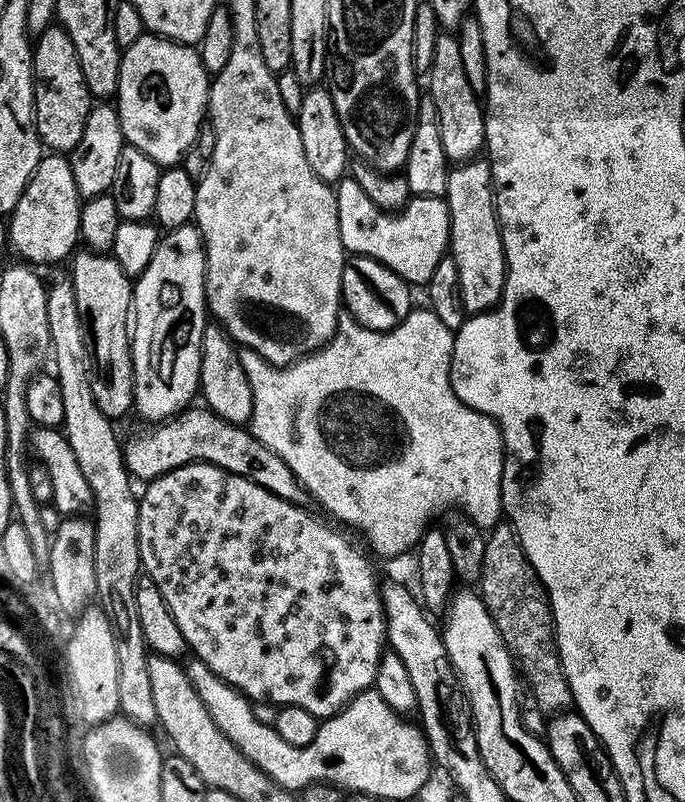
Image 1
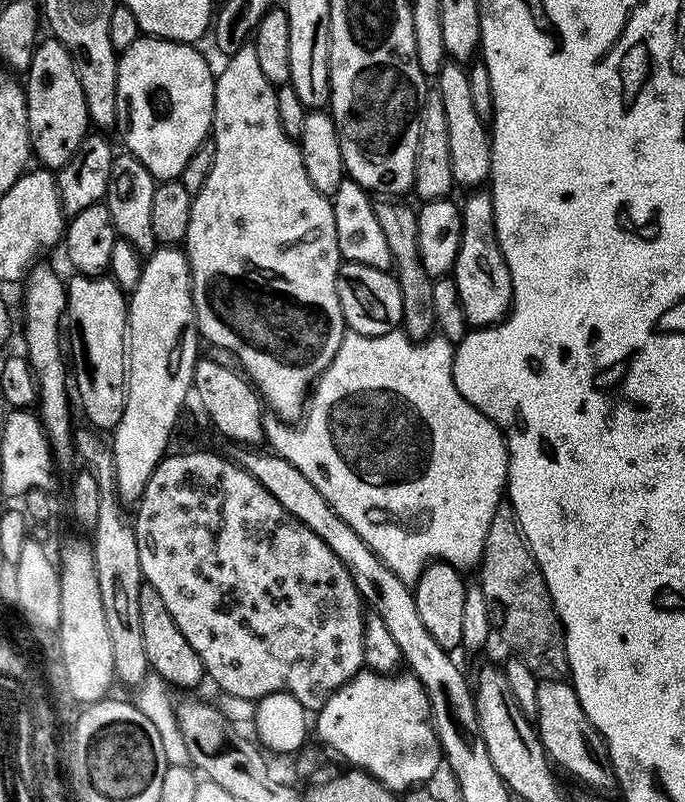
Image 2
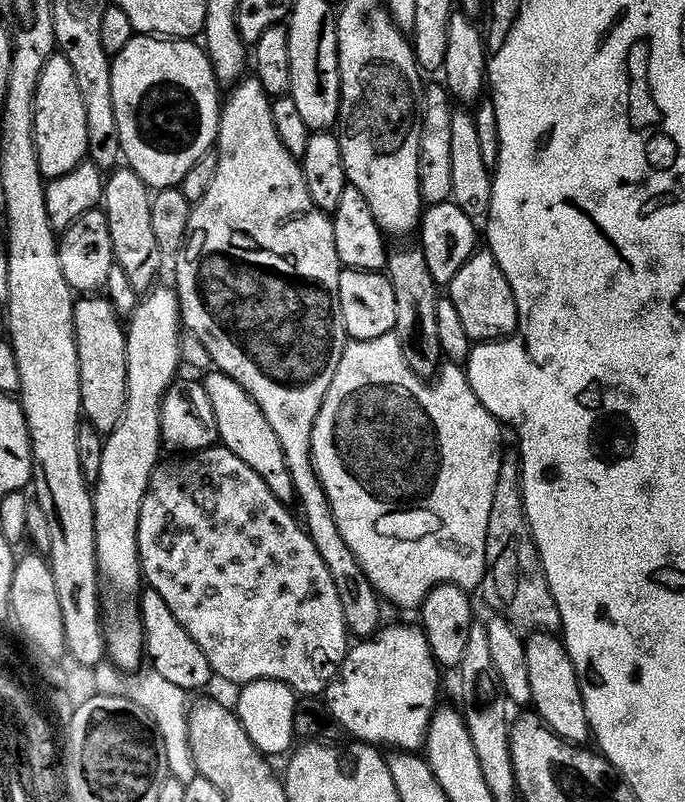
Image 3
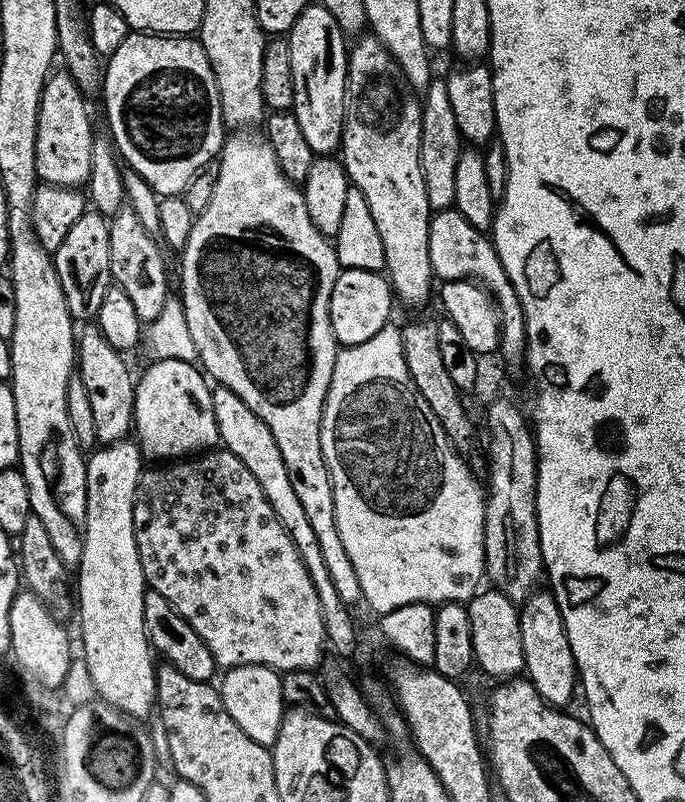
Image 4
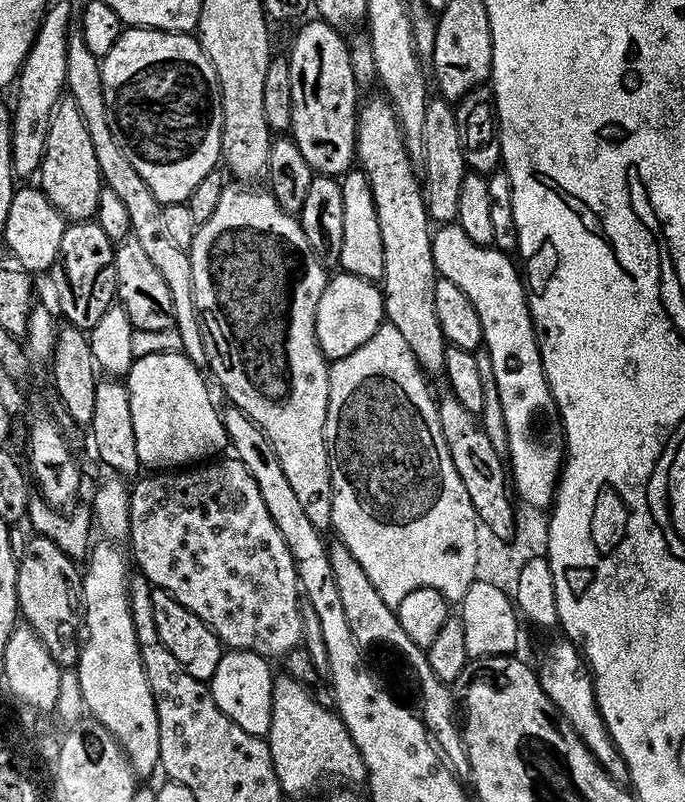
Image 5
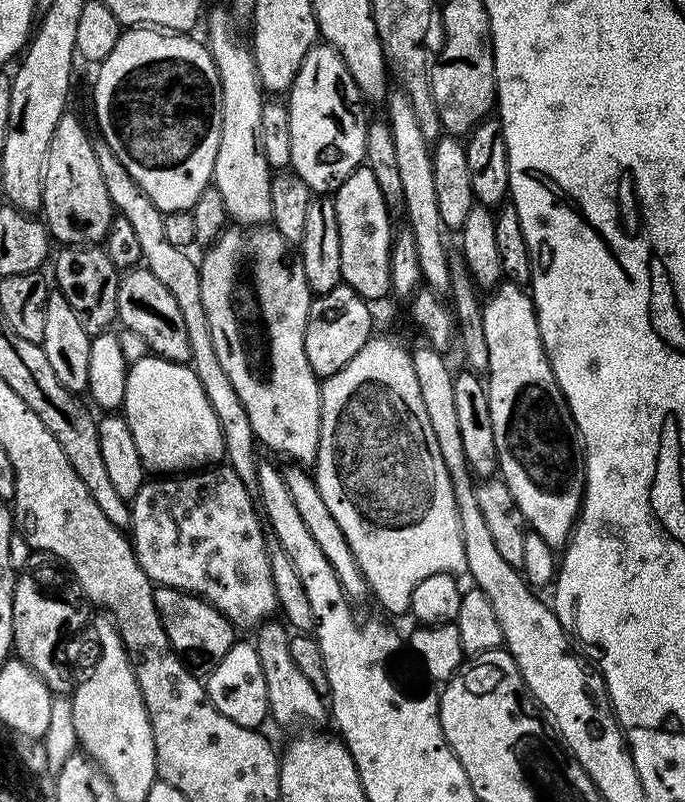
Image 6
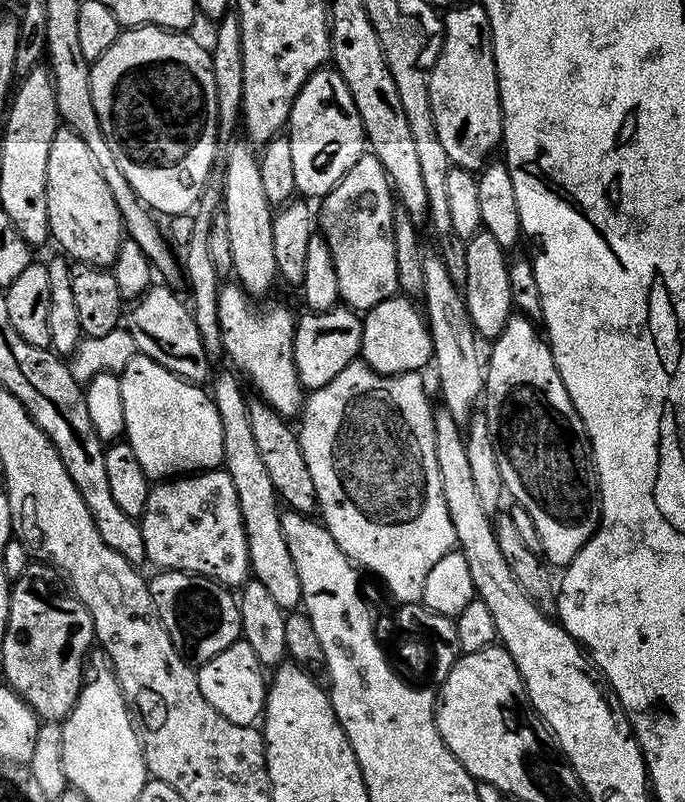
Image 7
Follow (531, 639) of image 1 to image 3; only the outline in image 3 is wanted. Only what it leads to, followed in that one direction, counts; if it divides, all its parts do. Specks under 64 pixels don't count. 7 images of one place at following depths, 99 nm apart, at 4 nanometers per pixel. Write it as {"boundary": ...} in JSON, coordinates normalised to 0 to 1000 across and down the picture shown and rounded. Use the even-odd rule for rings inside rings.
{"boundary":[[[752,562],[736,564],[727,601],[721,601],[721,626],[715,626],[715,646],[709,651],[709,681],[707,682],[707,718],[701,722],[699,742],[707,742],[707,748],[720,759],[723,767],[734,768],[753,784],[787,786],[810,789],[818,781],[815,756],[809,751],[809,741],[803,741],[803,731],[797,726],[794,707],[782,685],[782,673],[768,646],[765,622],[759,610],[759,571]]]}

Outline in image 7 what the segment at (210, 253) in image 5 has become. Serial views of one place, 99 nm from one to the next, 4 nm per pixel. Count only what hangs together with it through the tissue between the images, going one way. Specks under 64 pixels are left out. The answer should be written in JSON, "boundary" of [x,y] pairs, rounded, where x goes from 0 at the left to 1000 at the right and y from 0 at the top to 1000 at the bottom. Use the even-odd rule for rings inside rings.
{"boundary":[[[333,353],[323,358],[317,377],[321,421],[331,448],[345,453],[342,459],[346,465],[362,468],[364,476],[380,488],[375,489],[378,498],[406,517],[426,521],[431,514],[434,517],[439,512],[447,498],[429,456],[426,423],[432,415],[432,399],[415,384],[391,384],[378,389],[368,384],[369,375],[349,354]]]}

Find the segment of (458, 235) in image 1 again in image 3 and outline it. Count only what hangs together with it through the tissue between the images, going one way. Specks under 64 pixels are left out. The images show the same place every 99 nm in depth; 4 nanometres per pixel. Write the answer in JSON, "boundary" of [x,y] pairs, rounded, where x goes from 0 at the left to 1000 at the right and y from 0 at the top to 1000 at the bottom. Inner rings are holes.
{"boundary":[[[696,308],[695,313],[686,317],[669,342],[654,349],[651,363],[651,372],[663,377],[674,408],[692,426],[733,424],[753,413],[756,382],[750,377],[747,358],[745,352],[739,352],[739,342],[733,342],[721,317],[712,313],[711,308]]]}

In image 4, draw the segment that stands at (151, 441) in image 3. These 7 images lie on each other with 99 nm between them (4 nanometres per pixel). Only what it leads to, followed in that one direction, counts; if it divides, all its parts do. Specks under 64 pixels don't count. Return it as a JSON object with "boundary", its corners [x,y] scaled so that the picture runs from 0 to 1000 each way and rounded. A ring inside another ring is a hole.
{"boundary":[[[191,547],[175,549],[171,554],[153,554],[142,557],[139,562],[127,570],[126,577],[126,646],[123,647],[123,685],[120,686],[120,696],[114,704],[114,714],[117,713],[117,728],[114,723],[114,768],[117,763],[117,798],[123,802],[123,812],[120,819],[126,829],[130,830],[131,843],[136,847],[139,867],[150,873],[153,878],[165,878],[169,883],[177,883],[185,893],[197,893],[200,895],[212,895],[210,893],[223,892],[228,877],[228,834],[229,829],[222,828],[225,814],[222,804],[216,802],[216,792],[210,784],[210,772],[207,771],[207,751],[213,729],[210,717],[207,716],[207,701],[201,696],[201,676],[196,671],[196,621],[201,611],[201,601],[207,590],[212,587],[213,579],[207,572],[207,565],[203,554]]]}

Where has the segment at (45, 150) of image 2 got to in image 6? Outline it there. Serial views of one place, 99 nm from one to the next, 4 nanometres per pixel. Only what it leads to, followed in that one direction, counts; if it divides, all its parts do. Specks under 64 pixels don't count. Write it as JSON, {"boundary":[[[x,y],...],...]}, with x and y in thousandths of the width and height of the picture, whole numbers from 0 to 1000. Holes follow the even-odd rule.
{"boundary":[[[96,142],[85,147],[79,172],[73,172],[73,187],[64,208],[61,237],[61,274],[77,300],[89,299],[93,307],[123,307],[130,302],[150,300],[164,278],[166,261],[161,242],[149,227],[149,211],[137,192],[136,171],[128,170],[114,146]]]}

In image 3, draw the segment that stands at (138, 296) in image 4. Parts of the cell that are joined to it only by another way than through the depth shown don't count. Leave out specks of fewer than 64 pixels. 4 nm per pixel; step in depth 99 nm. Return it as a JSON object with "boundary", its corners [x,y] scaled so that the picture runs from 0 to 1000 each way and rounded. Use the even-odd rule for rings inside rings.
{"boundary":[[[171,207],[156,216],[152,227],[149,262],[155,267],[155,277],[161,282],[161,302],[164,303],[164,323],[168,333],[184,340],[190,357],[201,367],[210,367],[229,353],[228,343],[234,339],[236,317],[231,312],[231,302],[225,298],[225,286],[219,278],[219,236],[196,211]]]}

